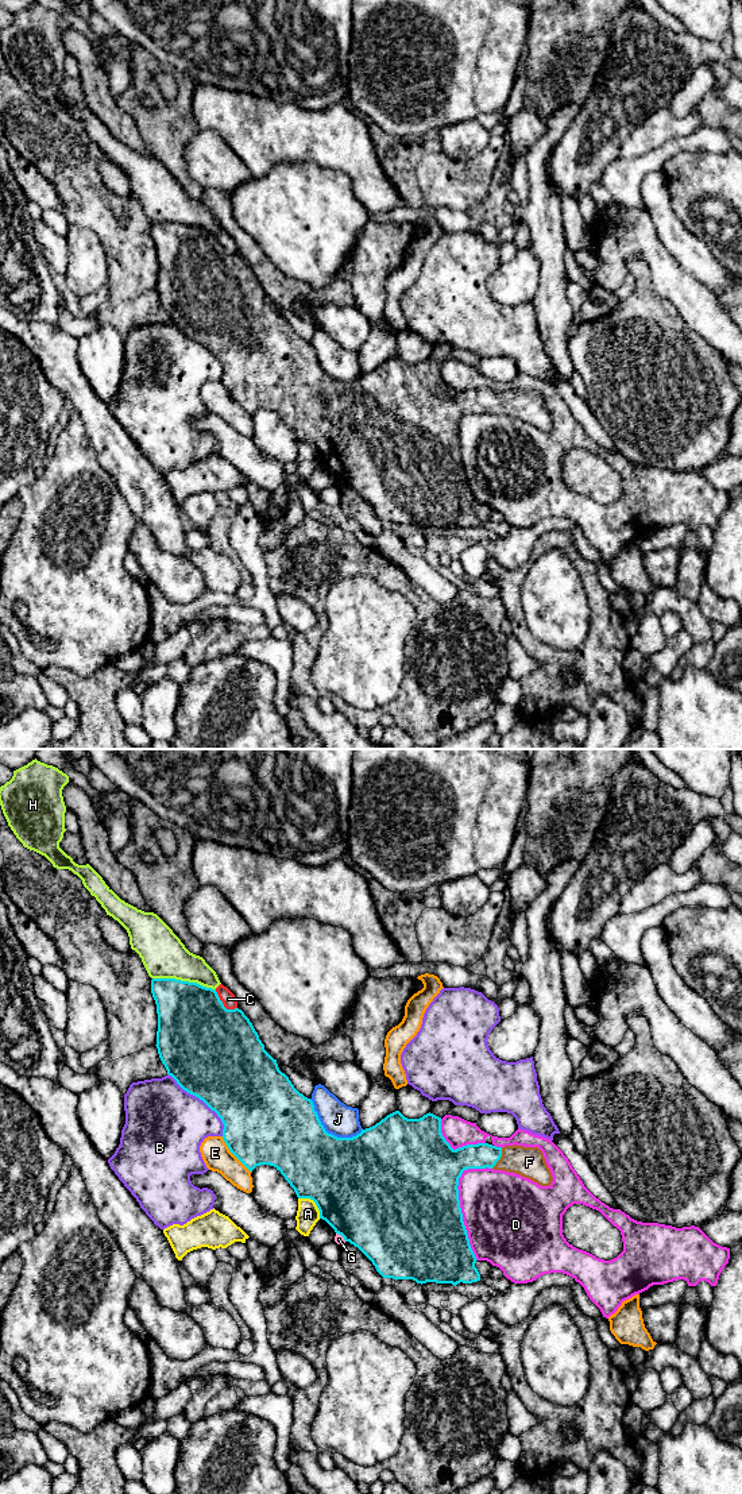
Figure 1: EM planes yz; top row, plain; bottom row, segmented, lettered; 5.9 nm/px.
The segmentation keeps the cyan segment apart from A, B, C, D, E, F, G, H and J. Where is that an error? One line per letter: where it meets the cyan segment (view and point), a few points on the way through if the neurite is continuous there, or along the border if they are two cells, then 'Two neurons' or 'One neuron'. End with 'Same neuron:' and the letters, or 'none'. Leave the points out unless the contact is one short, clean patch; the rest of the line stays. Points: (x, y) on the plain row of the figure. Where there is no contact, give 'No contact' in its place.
A: Touches cyan at yz (315, 446). Two neurons
B: Touches cyan at yz (203, 344). Two neurons
C: Touches cyan at yz (223, 248). Two neurons
D: Touches cyan at yz (459, 448). Two neurons
E: Touches cyan at yz (234, 398). Two neurons
F: Touches cyan at yz (499, 402). Path across: yz (480, 400), (499, 402), (516, 402), (529, 406). One neuron
G: Touches cyan at yz (341, 479). Boundary: yz (336, 477), (346, 485). Two neurons
H: Touches cyan at yz (184, 226). Two neurons
J: Touches cyan at yz (327, 377). Two neurons
Same neuron: F

